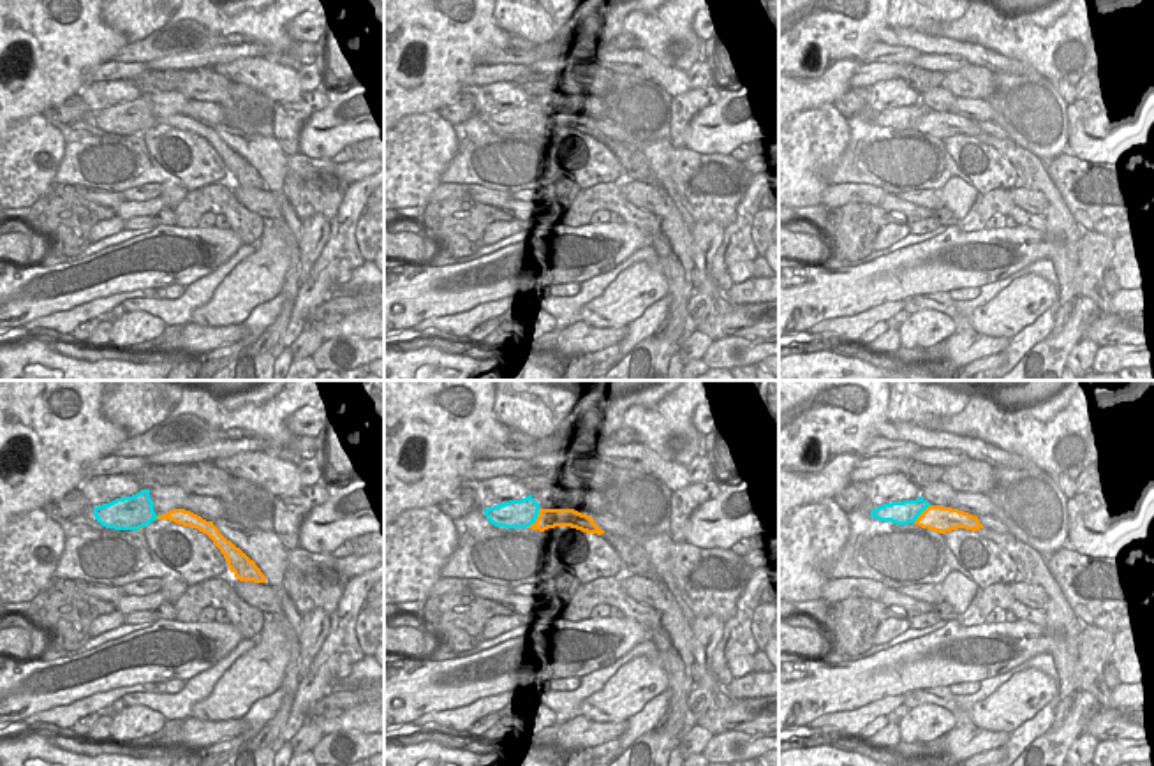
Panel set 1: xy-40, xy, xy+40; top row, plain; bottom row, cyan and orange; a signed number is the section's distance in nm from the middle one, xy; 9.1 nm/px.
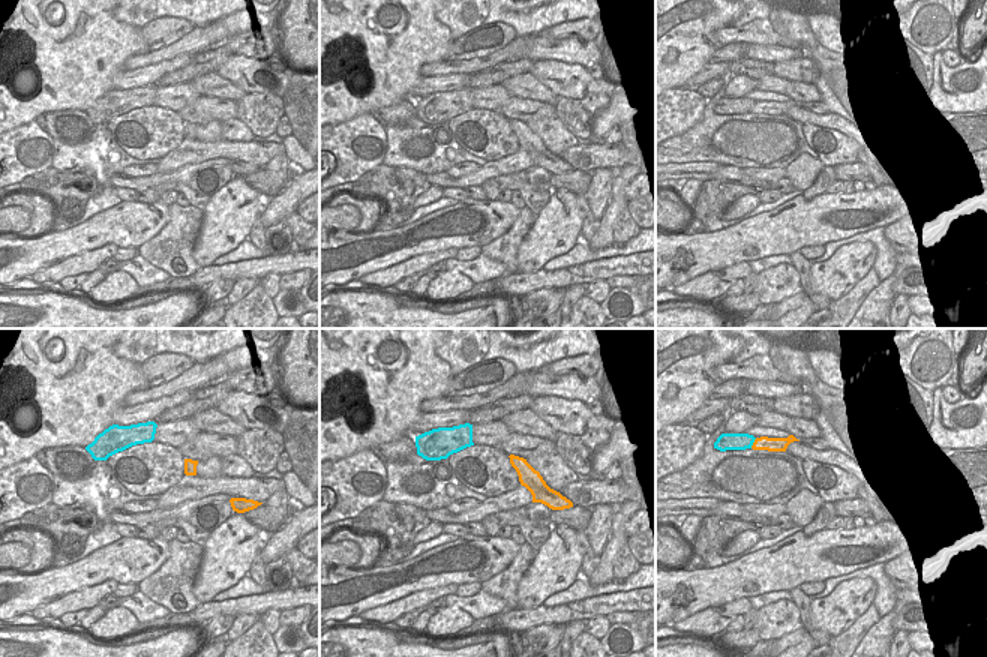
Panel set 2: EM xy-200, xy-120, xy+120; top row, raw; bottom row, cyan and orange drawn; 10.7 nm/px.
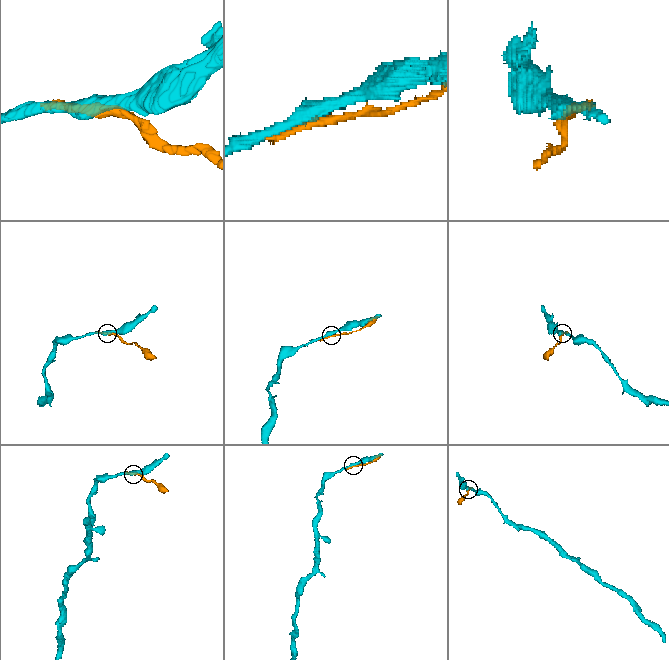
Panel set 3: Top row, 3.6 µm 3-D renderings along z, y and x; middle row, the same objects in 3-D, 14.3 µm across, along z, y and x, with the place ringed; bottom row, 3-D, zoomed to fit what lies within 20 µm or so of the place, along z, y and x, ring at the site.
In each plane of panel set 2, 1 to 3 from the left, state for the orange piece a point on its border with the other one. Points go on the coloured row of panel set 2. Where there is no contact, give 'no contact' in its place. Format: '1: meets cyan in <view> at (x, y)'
1: no contact
2: no contact
3: meets cyan in xy+120 at (753, 441)

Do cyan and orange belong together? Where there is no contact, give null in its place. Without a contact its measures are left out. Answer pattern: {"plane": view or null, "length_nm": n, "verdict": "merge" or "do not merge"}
{"plane": "xy", "length_nm": 220, "verdict": "do not merge"}

